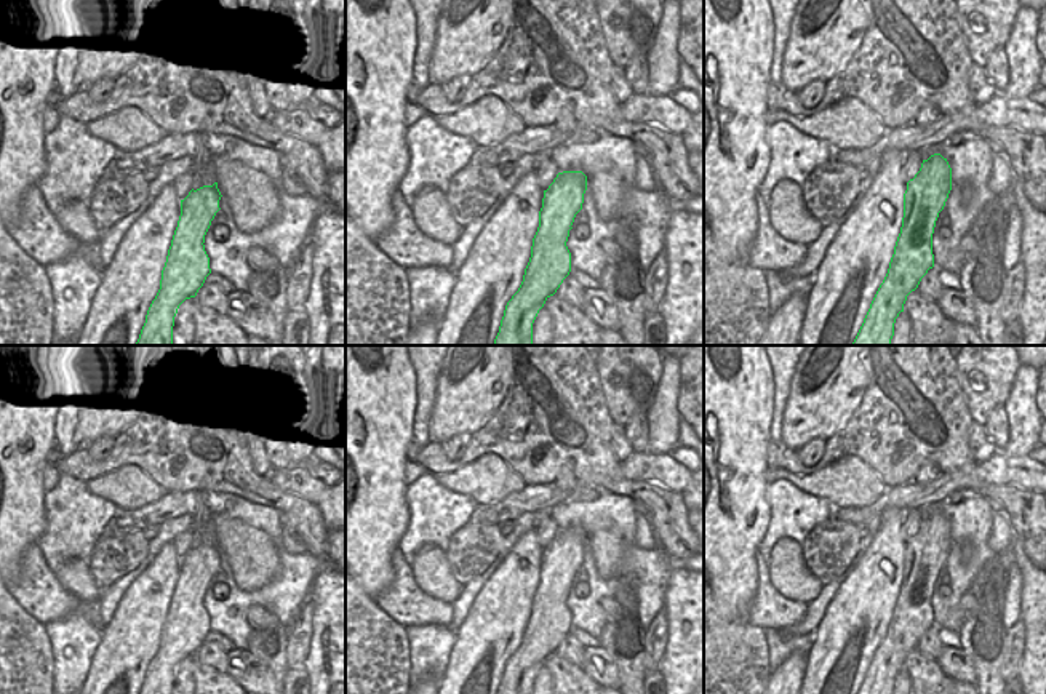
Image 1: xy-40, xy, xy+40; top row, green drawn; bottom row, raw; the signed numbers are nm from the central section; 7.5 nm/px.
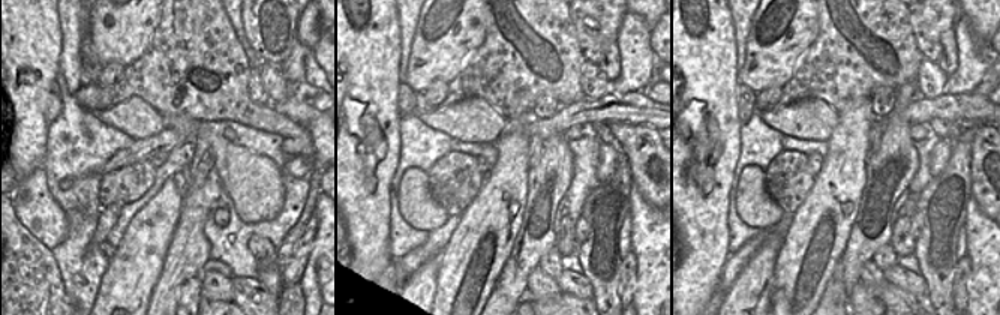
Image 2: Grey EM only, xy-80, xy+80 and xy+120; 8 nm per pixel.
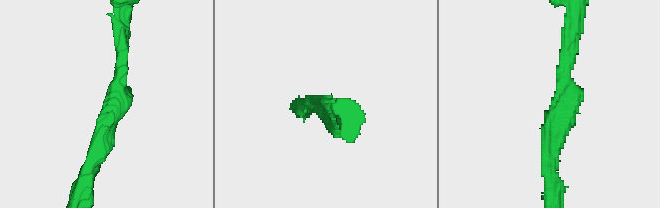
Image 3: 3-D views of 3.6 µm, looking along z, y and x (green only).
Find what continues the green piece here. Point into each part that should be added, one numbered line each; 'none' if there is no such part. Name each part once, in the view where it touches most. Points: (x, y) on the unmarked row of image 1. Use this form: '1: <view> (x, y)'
none.

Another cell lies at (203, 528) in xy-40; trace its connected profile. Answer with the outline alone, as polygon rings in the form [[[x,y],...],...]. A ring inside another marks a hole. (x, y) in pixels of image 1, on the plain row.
[[[198,499],[198,507],[194,512],[192,523],[192,547],[197,548],[203,544],[213,544],[216,540],[216,515],[203,499]]]

